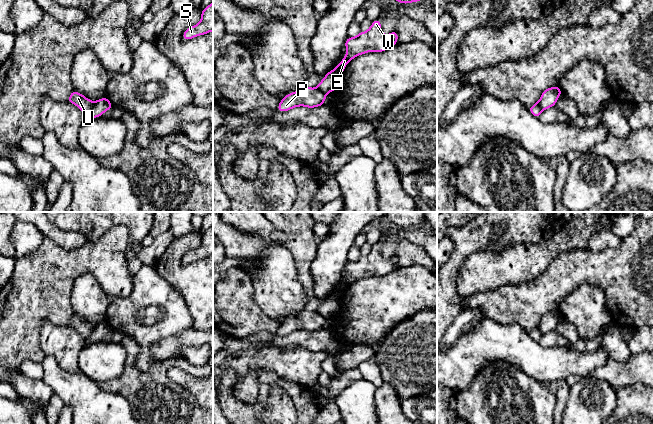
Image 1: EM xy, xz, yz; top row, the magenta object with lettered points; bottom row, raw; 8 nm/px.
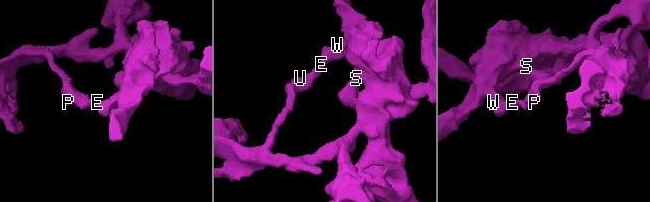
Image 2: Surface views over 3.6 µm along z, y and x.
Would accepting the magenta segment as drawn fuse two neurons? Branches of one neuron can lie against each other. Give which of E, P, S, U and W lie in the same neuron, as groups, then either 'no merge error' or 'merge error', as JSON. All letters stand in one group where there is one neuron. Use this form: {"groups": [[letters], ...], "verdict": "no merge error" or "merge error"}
{"groups": [["E", "S", "W"], ["P", "U"]], "verdict": "merge error"}

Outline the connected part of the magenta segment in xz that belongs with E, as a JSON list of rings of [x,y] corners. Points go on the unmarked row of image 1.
[[[376,243],[367,255],[361,255],[356,261],[348,261],[344,268],[346,279],[324,300],[317,313],[325,318],[335,315],[339,311],[341,298],[352,283],[367,276],[384,276],[397,268],[398,260],[397,255],[385,259],[381,254],[381,244]]]

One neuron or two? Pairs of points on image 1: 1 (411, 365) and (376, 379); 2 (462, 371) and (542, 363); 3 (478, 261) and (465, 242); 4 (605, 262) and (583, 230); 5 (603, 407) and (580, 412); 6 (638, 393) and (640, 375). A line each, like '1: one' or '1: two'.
1: two
2: one
3: two
4: two
5: one
6: two

